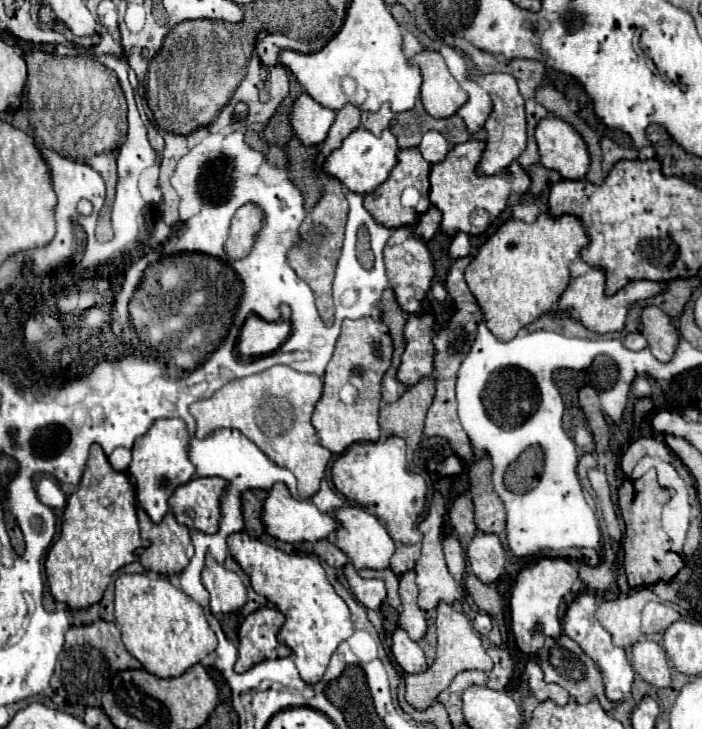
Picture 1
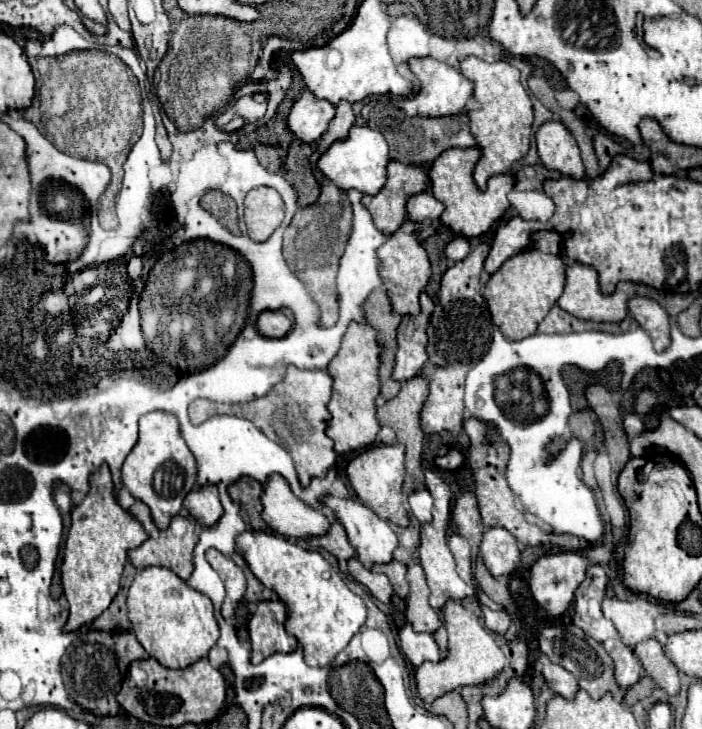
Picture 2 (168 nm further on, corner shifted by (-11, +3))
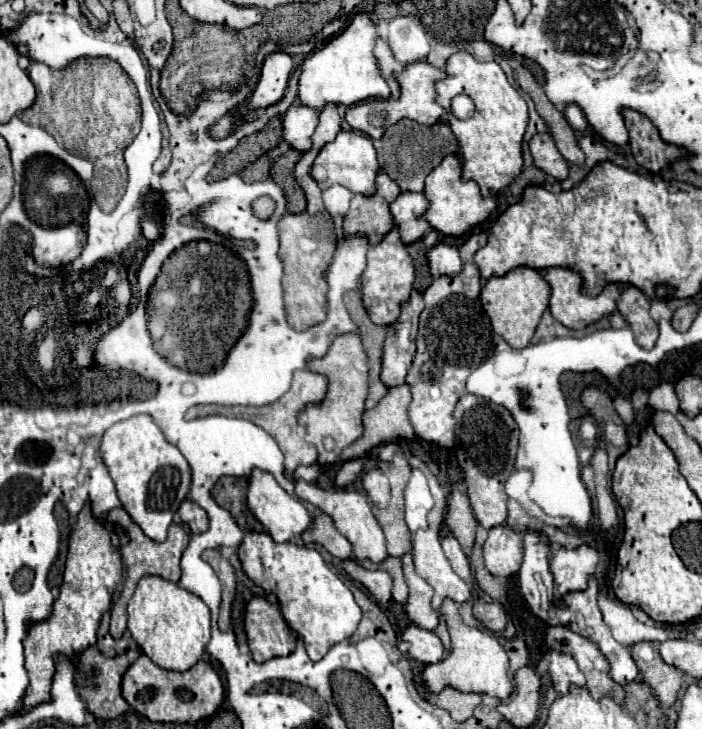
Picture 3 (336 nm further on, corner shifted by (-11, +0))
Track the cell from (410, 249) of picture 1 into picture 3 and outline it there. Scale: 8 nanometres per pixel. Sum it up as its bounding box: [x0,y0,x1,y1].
[360,226,414,326]

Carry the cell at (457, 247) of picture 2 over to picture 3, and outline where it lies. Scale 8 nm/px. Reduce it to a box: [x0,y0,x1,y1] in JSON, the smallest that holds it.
[426,244,462,278]

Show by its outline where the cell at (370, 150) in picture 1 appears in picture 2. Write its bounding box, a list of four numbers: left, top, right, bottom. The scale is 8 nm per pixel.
[318,125,390,195]

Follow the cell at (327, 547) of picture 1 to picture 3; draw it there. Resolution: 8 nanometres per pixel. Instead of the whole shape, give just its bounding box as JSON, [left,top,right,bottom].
[300,514,352,560]

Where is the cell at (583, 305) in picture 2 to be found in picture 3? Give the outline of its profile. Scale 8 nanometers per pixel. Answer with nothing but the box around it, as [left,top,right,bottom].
[544,268,620,330]

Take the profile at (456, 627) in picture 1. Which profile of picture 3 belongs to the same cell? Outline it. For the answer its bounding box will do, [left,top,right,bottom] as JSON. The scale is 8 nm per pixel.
[422,600,514,700]

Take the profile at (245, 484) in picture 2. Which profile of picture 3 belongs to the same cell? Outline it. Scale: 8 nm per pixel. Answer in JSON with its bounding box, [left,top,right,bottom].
[212,476,248,518]

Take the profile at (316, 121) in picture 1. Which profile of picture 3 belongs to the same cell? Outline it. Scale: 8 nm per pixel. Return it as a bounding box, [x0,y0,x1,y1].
[282,104,318,152]

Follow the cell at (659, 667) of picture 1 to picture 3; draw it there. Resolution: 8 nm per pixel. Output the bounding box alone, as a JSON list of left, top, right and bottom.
[632,642,682,706]

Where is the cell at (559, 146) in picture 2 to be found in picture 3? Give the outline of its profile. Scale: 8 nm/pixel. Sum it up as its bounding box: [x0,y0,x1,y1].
[530,132,568,180]

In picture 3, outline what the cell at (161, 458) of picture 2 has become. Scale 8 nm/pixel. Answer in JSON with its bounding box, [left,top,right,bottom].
[100,414,190,542]

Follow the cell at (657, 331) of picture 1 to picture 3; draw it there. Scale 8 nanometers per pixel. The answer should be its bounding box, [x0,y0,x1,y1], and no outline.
[616,286,658,348]

